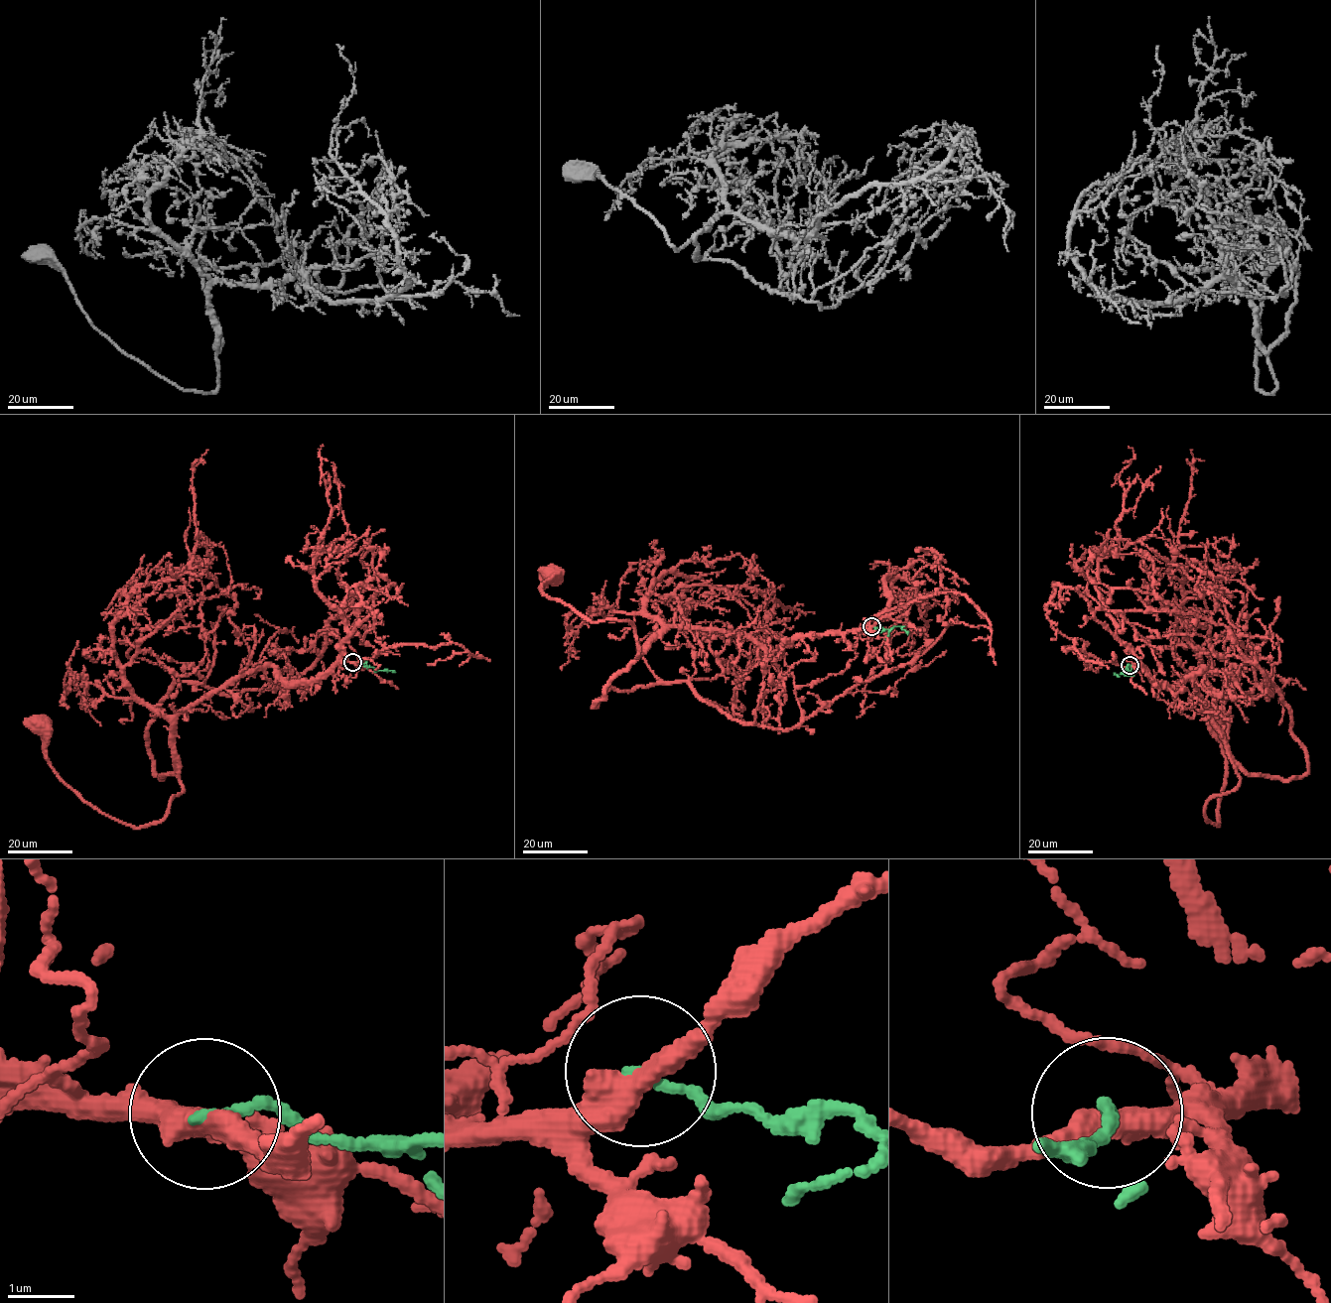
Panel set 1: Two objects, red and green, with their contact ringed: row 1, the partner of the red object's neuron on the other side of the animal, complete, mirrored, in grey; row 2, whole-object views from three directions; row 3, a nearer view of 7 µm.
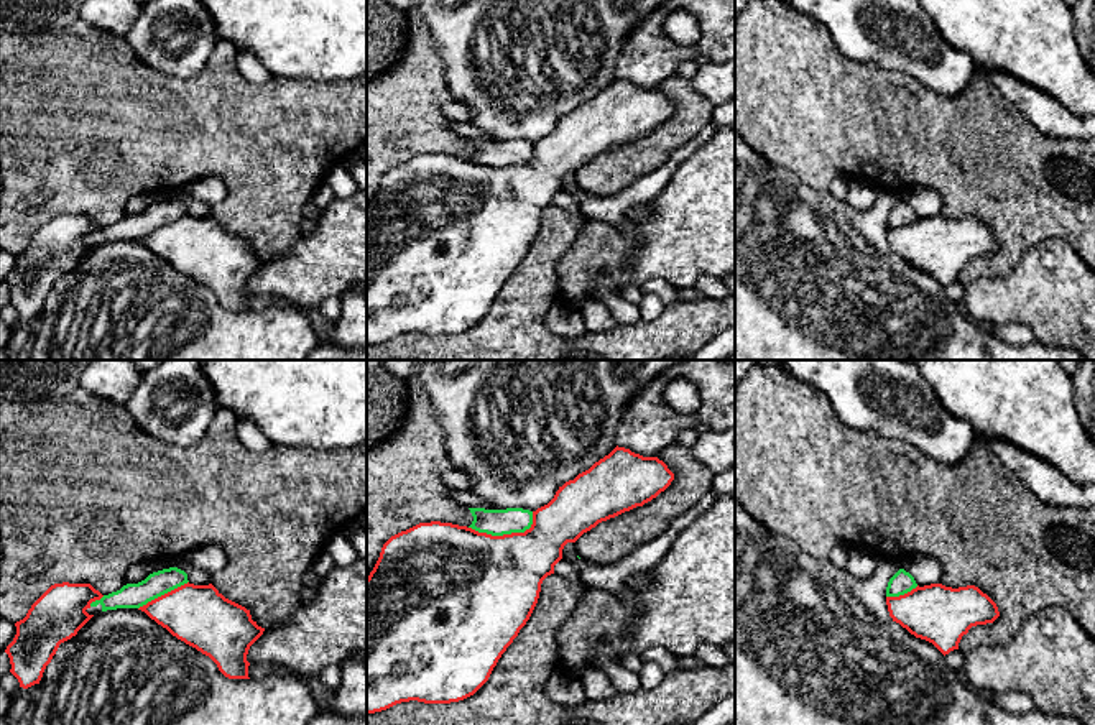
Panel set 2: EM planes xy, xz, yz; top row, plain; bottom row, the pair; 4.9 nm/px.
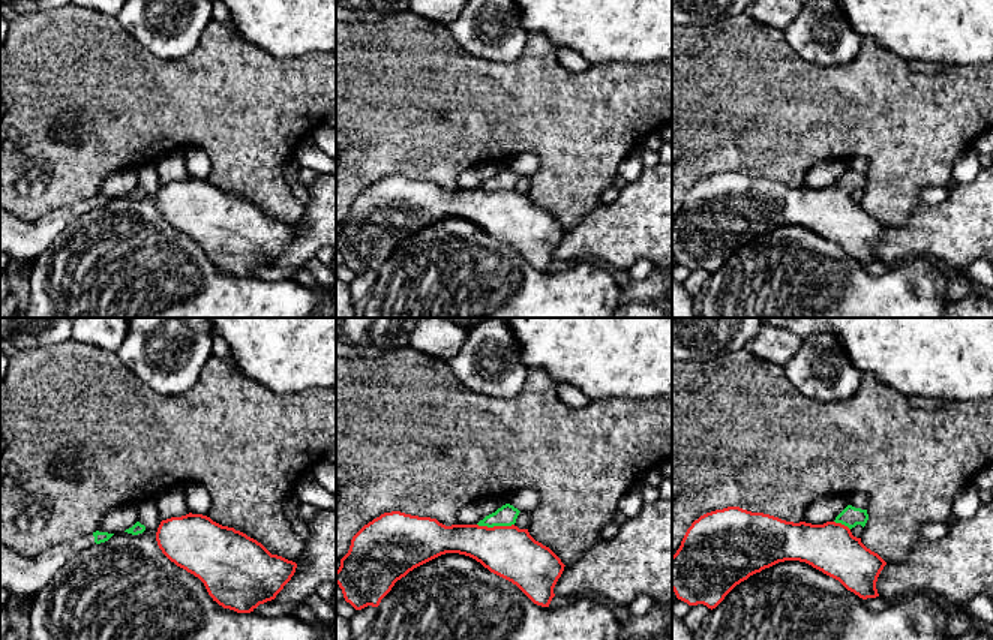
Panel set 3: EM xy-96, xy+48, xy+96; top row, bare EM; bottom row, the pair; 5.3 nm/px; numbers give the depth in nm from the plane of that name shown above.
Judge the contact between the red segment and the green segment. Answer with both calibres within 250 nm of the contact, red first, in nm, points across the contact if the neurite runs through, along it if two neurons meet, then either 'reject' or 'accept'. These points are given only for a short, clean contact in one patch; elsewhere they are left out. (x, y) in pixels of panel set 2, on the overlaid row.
calibres 460 and 130 nm; reject

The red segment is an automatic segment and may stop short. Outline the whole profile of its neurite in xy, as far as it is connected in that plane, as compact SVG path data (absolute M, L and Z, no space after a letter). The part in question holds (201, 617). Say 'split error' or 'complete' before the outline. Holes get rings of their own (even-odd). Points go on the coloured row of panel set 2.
complete; M184 584L140 607L173 636L209 656L229 679L250 679L247 654L265 628L212 584Z

